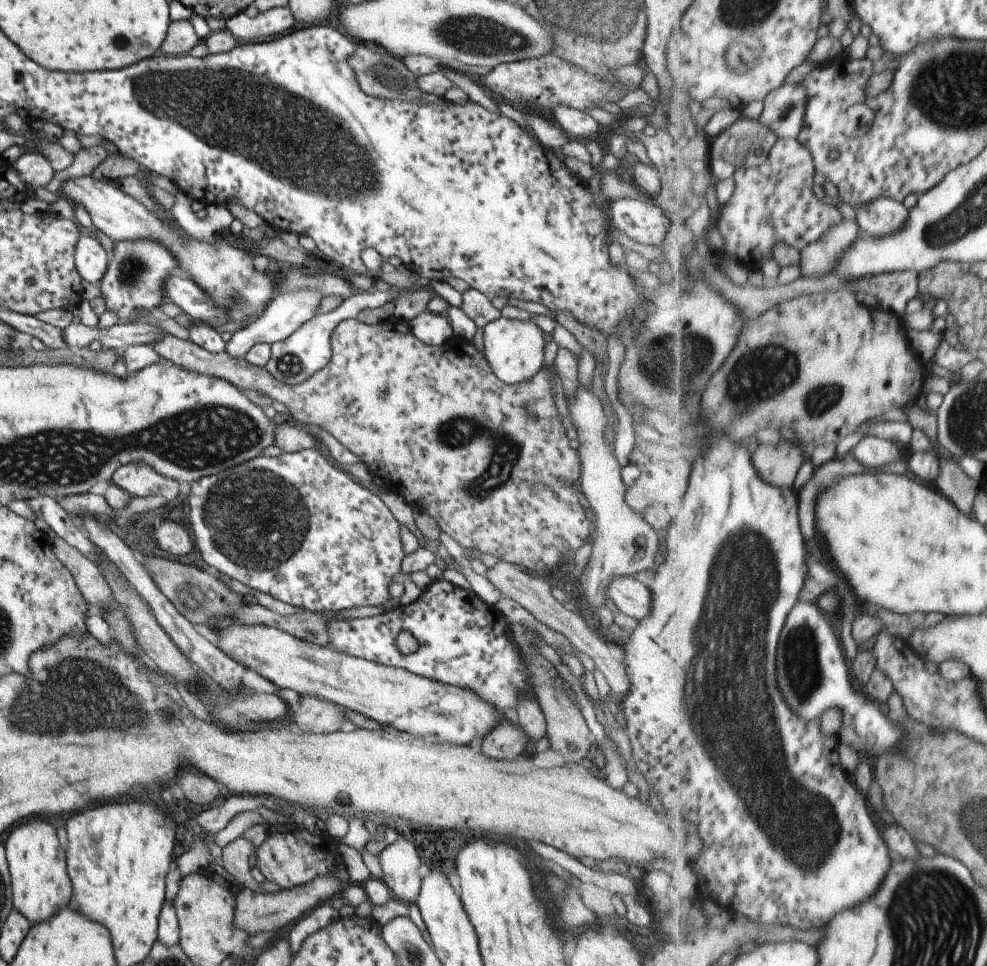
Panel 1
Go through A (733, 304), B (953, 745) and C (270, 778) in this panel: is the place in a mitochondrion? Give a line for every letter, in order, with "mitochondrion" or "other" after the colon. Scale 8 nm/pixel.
A: other
B: other
C: other

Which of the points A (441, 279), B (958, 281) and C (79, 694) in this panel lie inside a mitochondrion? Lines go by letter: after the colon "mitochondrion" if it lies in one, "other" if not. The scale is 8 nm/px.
A: other
B: other
C: mitochondrion

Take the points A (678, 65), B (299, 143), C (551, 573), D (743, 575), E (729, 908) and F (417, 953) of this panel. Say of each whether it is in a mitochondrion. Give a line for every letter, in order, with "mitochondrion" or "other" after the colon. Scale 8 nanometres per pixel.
A: other
B: mitochondrion
C: other
D: mitochondrion
E: other
F: mitochondrion

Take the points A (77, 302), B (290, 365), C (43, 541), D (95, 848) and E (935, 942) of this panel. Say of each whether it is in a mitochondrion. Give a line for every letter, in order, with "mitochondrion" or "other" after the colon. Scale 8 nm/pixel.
A: other
B: mitochondrion
C: other
D: mitochondrion
E: mitochondrion

